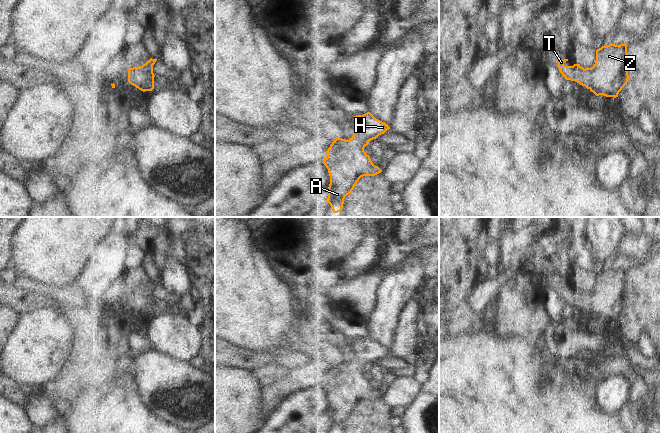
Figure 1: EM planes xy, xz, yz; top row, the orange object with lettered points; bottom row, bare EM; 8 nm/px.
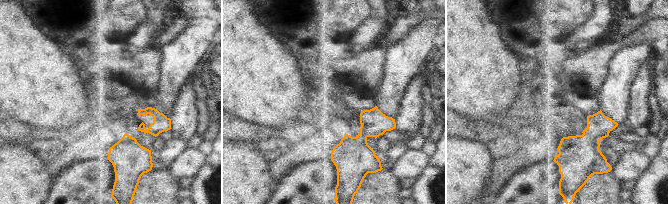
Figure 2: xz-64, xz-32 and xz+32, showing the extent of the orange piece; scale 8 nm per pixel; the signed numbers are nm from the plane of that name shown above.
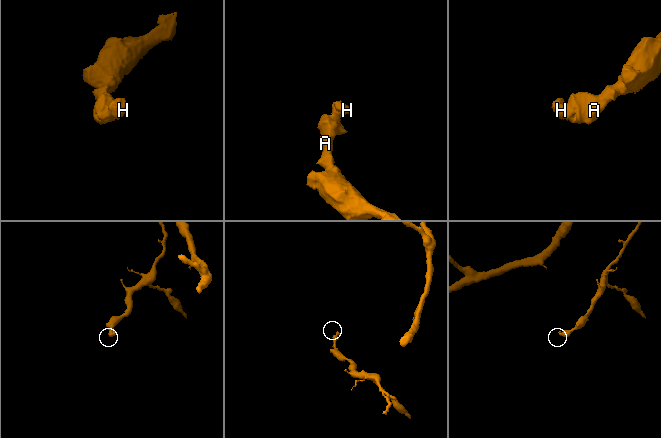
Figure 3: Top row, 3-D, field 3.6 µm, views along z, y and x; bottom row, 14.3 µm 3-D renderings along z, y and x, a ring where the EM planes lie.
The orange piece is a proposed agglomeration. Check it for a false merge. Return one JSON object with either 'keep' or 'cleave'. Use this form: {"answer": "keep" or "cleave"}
{"answer": "keep"}

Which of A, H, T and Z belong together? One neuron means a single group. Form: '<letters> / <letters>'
A H T Z

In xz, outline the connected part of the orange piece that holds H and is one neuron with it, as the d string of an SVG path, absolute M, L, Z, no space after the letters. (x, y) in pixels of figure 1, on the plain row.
M370 336L356 339L354 343L355 354L353 355L353 360L349 364L336 361L326 375L328 381L324 382L323 385L330 400L328 422L326 425L332 433L342 433L345 421L352 416L361 401L375 400L382 396L378 390L373 388L364 372L368 369L369 365L384 358L390 351L385 346L376 343Z

